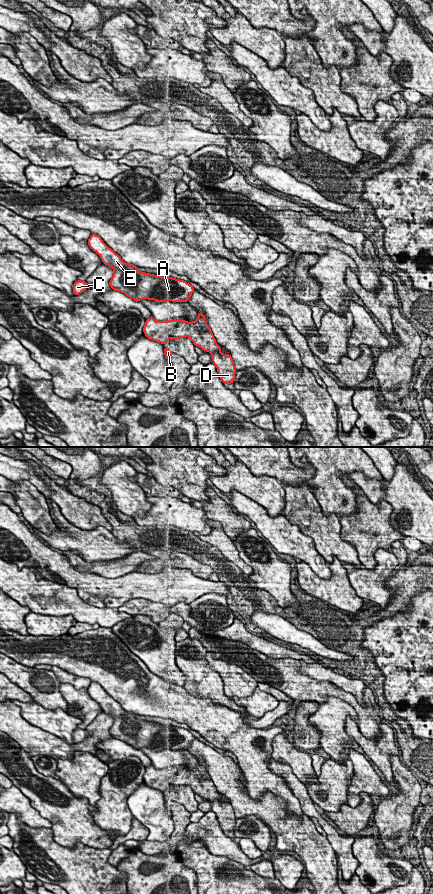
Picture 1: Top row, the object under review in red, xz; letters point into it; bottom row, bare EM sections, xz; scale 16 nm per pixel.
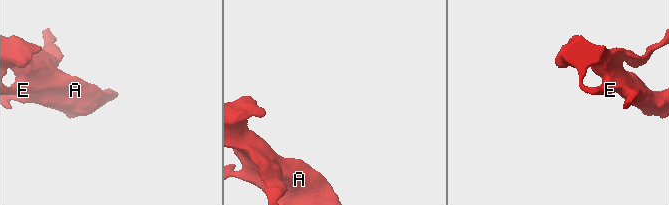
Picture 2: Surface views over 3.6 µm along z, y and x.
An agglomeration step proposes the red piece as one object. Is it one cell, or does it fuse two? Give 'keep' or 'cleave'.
keep

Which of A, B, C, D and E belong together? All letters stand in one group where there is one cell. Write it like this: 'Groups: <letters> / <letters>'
Groups: A B C D E

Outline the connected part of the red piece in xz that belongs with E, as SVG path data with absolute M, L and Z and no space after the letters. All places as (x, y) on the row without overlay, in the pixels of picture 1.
M96 682L90 683L88 693L105 713L113 717L114 721L109 729L112 738L124 741L136 750L143 747L157 750L188 750L195 739L193 734L184 728L138 719L137 714L125 711Z

